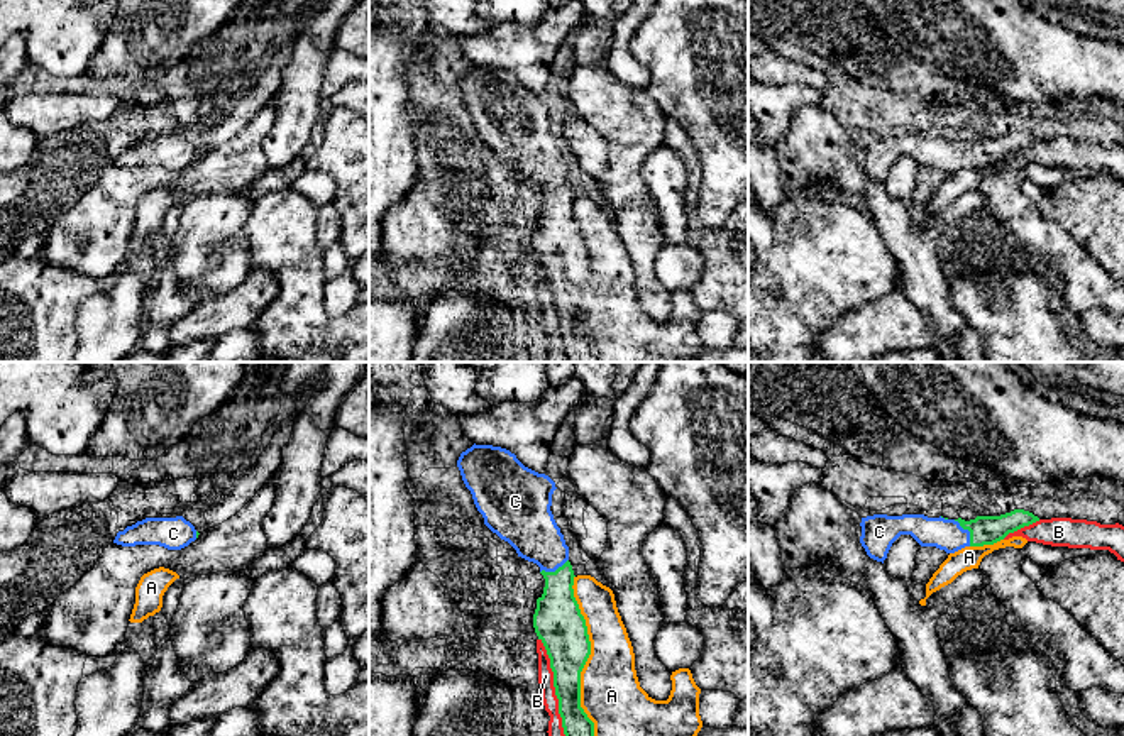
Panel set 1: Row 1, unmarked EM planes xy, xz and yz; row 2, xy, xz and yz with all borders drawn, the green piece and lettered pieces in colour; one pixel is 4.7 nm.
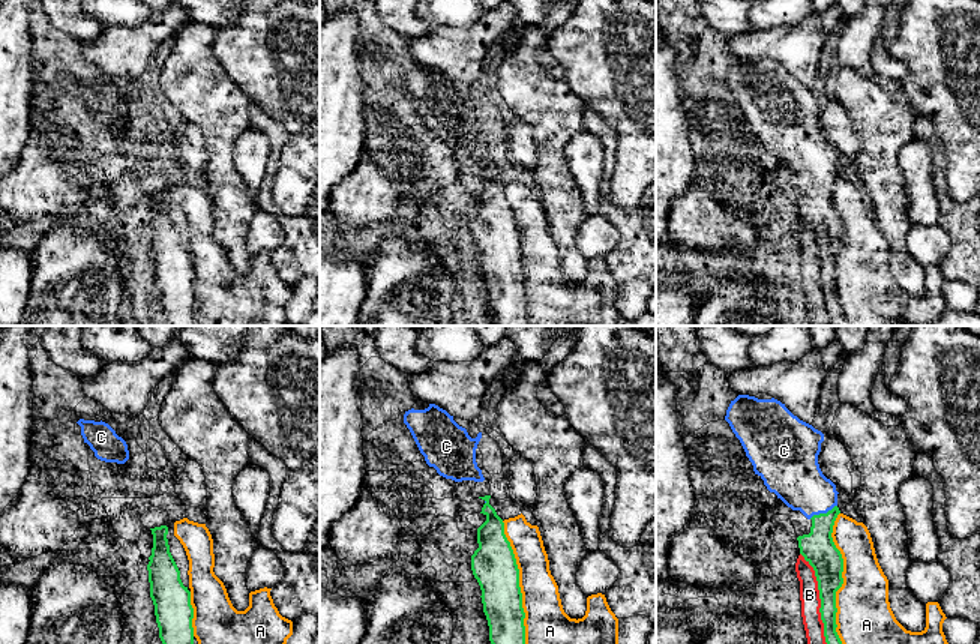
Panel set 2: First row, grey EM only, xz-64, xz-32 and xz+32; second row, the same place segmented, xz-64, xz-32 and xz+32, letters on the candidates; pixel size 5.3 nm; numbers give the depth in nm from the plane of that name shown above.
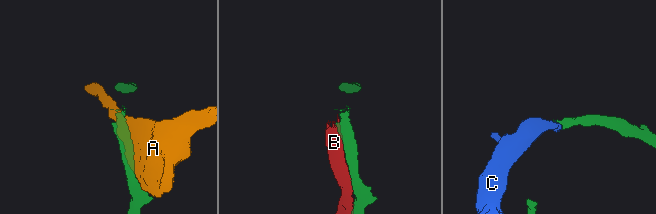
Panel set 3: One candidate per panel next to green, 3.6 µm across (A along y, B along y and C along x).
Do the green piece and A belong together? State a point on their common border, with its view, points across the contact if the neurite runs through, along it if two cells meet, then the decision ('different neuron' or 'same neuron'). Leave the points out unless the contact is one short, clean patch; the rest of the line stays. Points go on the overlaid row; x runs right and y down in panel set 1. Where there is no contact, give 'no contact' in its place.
xz (589, 653) | different neuron

